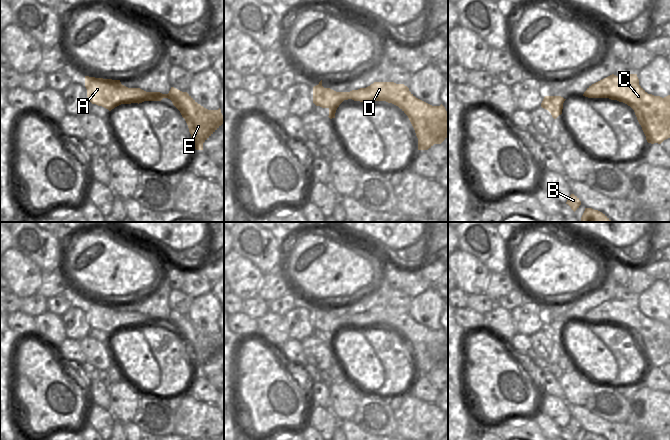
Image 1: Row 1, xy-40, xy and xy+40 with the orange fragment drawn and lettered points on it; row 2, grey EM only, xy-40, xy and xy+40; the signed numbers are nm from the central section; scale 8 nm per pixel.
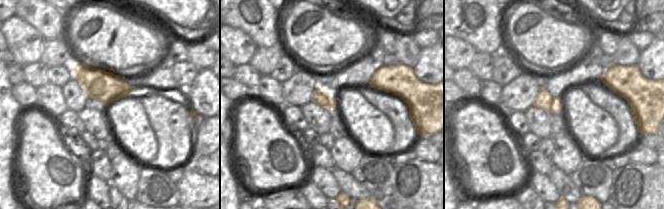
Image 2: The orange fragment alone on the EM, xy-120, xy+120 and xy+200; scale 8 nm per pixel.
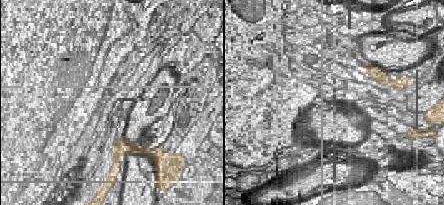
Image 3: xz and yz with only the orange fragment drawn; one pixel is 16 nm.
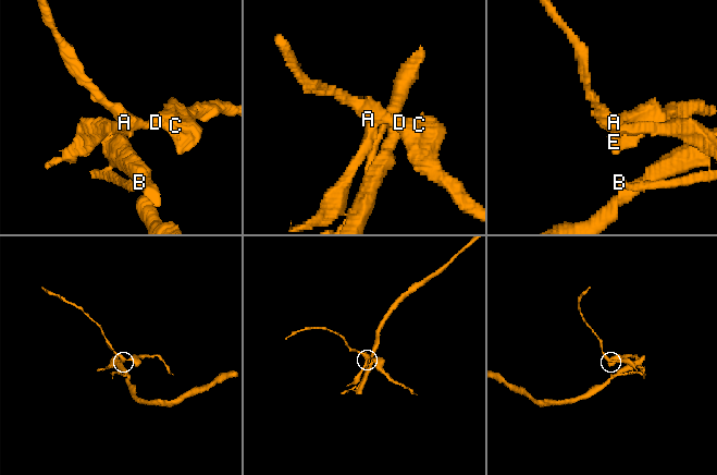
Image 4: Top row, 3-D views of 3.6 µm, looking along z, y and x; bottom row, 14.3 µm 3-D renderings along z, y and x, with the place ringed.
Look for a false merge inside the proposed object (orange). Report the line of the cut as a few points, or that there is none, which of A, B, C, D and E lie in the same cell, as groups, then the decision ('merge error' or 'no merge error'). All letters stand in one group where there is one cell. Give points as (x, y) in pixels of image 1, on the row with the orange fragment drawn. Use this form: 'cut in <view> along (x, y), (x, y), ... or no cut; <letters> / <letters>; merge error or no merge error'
cut in xy along (329, 107), (336, 109); A C D E / B; merge error

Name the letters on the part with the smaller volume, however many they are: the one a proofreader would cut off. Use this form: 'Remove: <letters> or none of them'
Remove: A, C, D, E

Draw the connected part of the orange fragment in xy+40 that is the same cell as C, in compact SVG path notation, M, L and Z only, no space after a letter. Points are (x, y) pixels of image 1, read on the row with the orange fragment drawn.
M612 74L589 86L583 96L609 98L630 106L648 143L661 144L670 138L670 95L662 98L648 94L639 85L637 74Z

